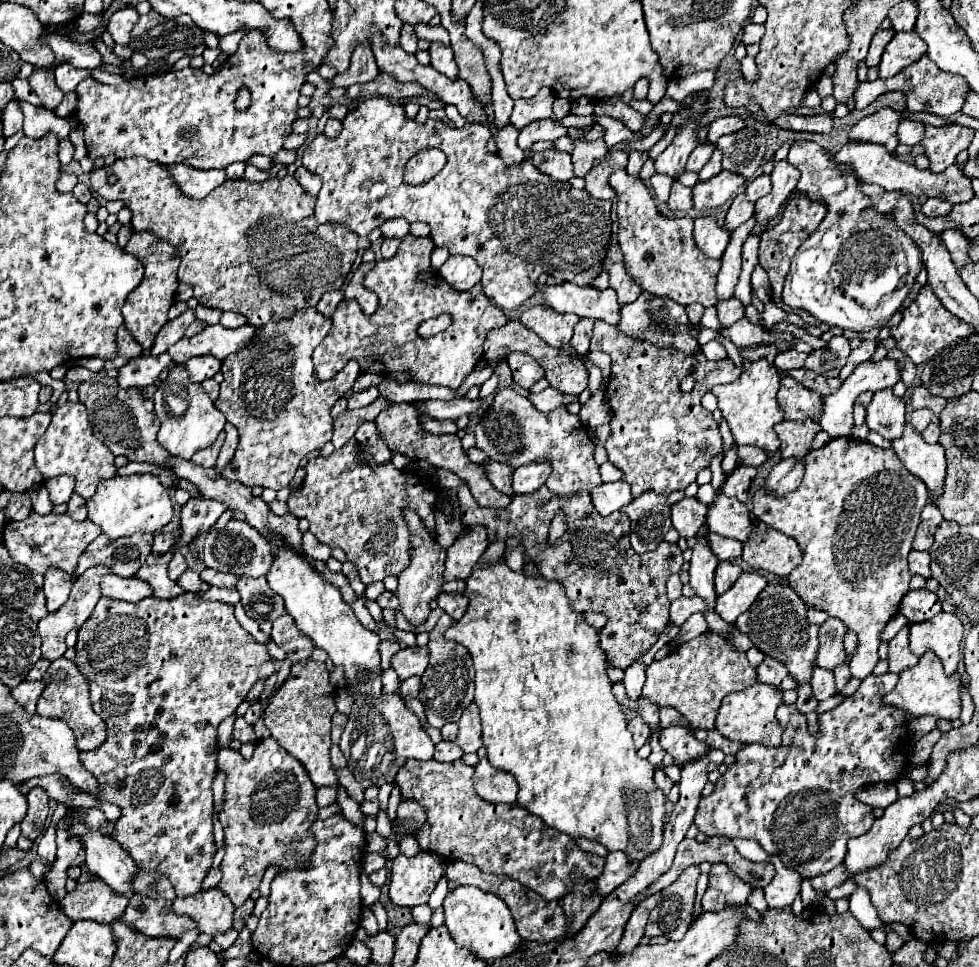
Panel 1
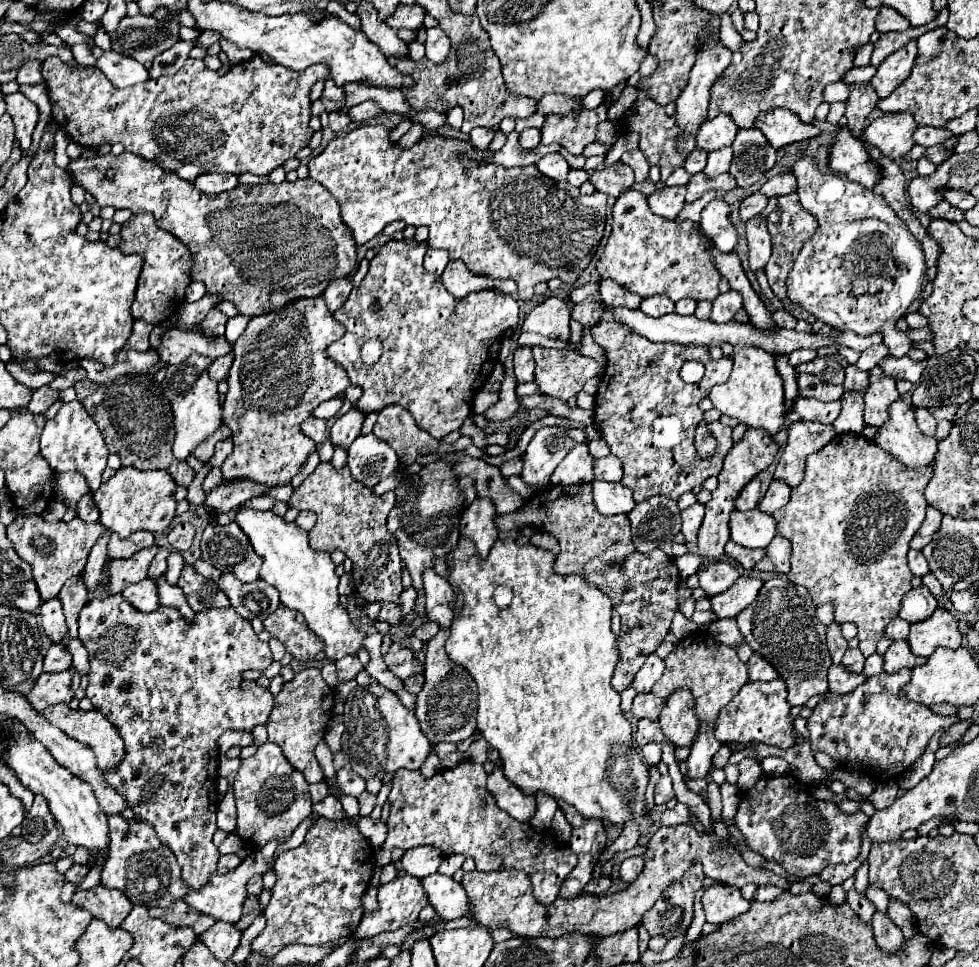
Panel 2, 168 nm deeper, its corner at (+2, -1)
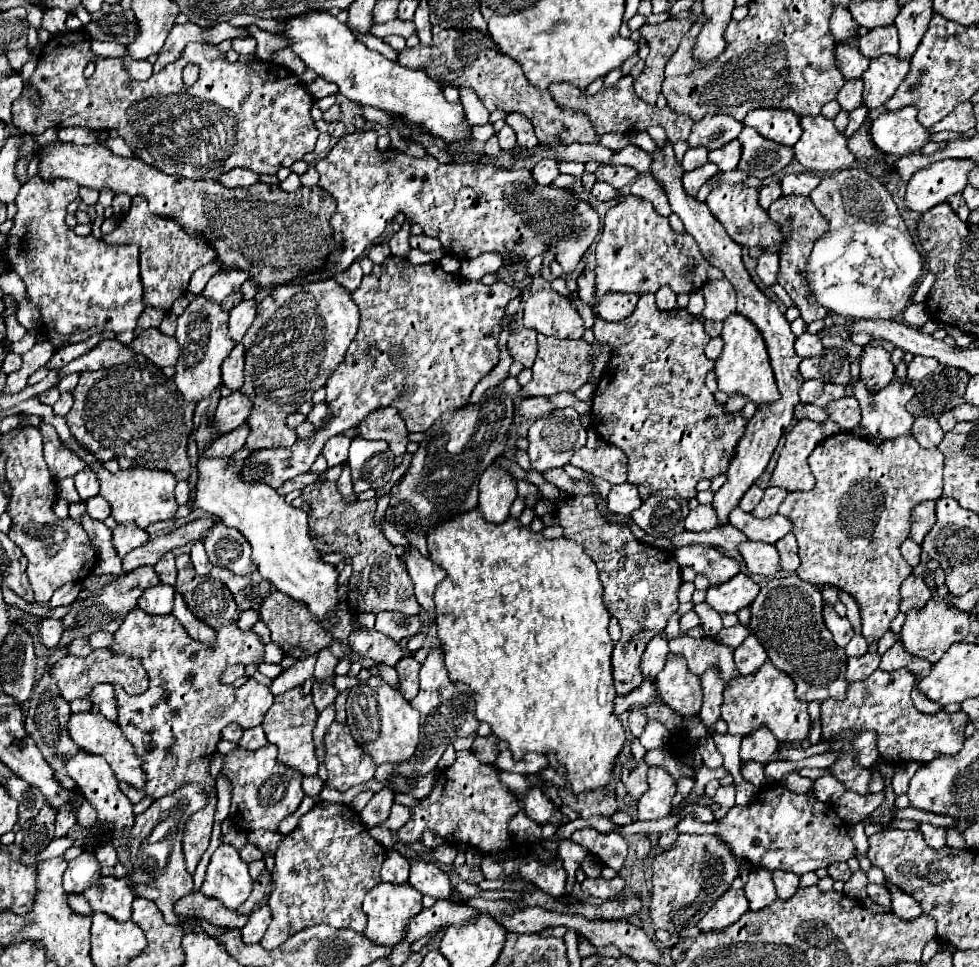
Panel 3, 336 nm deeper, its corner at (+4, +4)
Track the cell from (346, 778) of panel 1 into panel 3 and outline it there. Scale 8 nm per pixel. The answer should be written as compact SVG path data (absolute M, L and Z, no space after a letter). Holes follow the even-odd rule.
M332 722L324 736L324 742L326 742L324 764L328 768L326 786L344 792L352 786L372 780L376 766L366 754L362 754L362 748L354 742L346 724Z

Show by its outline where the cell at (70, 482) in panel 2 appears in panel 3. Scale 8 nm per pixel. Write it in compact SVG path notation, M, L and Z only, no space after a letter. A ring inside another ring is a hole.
M90 468L80 470L74 476L74 482L76 482L76 490L78 490L82 500L88 500L88 498L98 494L98 478L96 478L96 472L92 472Z

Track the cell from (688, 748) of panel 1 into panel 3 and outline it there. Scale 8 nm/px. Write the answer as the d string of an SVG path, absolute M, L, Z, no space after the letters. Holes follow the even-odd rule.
M668 656L664 670L656 676L658 698L682 718L694 718L702 706L702 686L690 674L682 656Z

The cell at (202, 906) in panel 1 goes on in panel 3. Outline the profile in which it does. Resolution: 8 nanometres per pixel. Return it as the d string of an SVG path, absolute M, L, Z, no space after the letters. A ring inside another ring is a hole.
M220 844L210 858L200 892L220 900L228 910L238 910L250 896L253 884L248 864L242 862L236 848L232 844Z

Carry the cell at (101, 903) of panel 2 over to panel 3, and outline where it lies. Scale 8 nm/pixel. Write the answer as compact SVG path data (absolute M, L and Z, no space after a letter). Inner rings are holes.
M98 878L90 890L84 890L82 896L94 912L104 912L118 922L130 920L134 892L126 878Z

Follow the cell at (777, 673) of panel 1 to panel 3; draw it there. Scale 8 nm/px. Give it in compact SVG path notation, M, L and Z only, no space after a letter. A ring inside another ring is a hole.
M754 636L746 638L746 642L742 642L742 646L738 646L734 650L734 662L736 662L736 668L740 670L742 676L756 674L756 670L760 670L760 666L766 660L768 660L766 652L762 650L760 642Z

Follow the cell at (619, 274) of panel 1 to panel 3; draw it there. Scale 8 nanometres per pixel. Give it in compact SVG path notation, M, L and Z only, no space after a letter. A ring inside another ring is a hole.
M618 292L618 294L604 294L598 302L598 306L594 306L596 314L608 322L616 322L616 320L624 320L626 316L630 316L638 304L638 294L628 294L628 292Z

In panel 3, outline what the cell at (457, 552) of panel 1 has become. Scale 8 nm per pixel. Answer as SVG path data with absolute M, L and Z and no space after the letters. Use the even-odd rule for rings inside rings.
M490 466L482 474L478 488L478 510L488 522L502 524L508 518L510 506L516 498L516 486L512 476L496 466Z

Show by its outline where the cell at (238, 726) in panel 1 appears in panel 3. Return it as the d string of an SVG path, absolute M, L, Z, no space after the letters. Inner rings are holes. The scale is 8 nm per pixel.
M230 724L230 726L224 726L222 730L222 740L228 740L228 742L238 742L242 738L242 728L238 724Z

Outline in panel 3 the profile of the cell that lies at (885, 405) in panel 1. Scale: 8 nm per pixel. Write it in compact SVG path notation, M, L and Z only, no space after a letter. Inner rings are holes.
M864 346L864 354L860 360L860 380L868 388L868 392L878 392L886 388L894 378L894 366L890 362L890 354L884 348Z

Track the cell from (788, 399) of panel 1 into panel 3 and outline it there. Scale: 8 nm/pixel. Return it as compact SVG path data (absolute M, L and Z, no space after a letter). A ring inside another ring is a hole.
M854 396L838 398L838 402L830 402L830 406L824 406L828 412L828 418L834 420L844 432L850 432L860 422L860 406Z

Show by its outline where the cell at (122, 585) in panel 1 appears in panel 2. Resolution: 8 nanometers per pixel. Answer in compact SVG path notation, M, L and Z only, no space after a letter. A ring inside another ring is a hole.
M144 579L140 583L134 583L132 587L126 587L122 591L124 599L128 599L138 611L156 611L160 607L160 601L158 601L158 587L156 583L152 583L150 579Z

